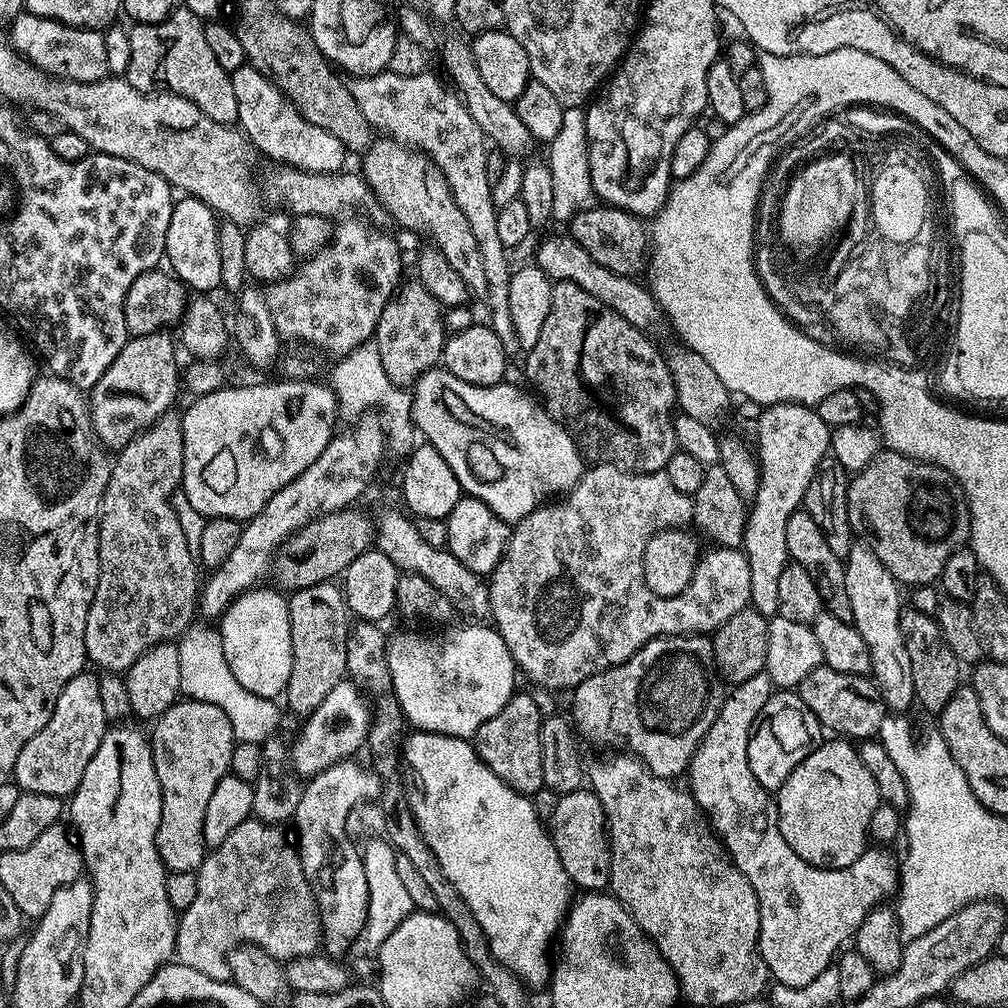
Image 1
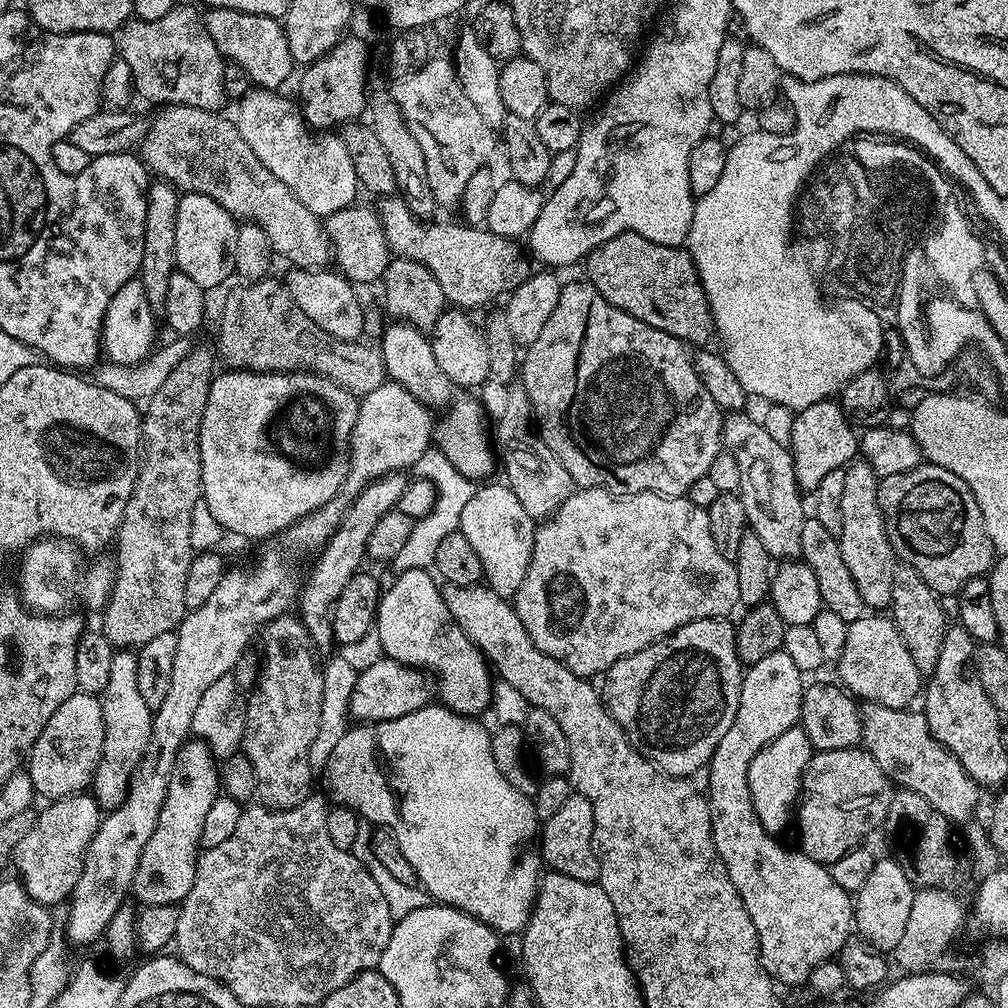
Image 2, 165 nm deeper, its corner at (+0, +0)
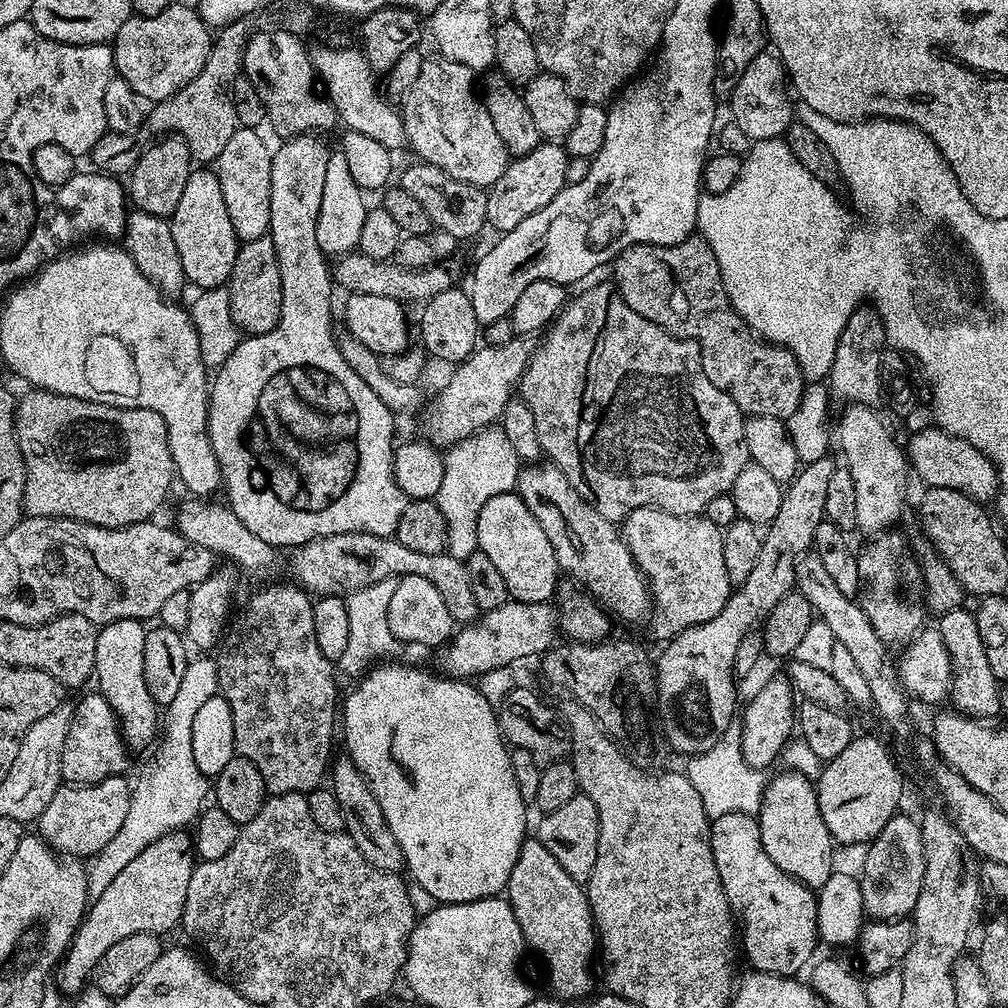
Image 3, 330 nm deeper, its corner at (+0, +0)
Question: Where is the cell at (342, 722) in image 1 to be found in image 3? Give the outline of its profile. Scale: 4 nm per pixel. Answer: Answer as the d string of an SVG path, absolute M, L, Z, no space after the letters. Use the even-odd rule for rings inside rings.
M509 599L507 604L483 613L461 628L464 629L461 632L459 629L447 641L439 671L449 678L468 680L484 676L490 670L515 665L515 660L524 660L527 656L543 657L553 647L552 639L558 636L558 616L551 603L523 604Z

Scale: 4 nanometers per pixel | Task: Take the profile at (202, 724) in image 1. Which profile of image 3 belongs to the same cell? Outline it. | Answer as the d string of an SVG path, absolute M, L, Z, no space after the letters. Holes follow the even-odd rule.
M187 831L168 832L150 842L150 846L146 846L146 850L142 850L134 862L129 862L126 870L122 870L122 874L118 874L118 878L114 878L114 882L89 903L88 911L58 965L59 991L64 994L83 992L96 971L96 963L114 942L122 942L122 938L129 934L165 934L175 924L177 927L184 918L186 889L190 886L193 867L194 840Z

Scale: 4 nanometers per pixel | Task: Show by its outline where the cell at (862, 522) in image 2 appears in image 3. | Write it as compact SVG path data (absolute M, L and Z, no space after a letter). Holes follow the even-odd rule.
M849 404L840 416L840 448L844 451L850 478L854 478L854 507L858 509L857 529L879 534L891 529L904 508L908 496L910 465L903 447L896 445L886 425L880 421L875 407Z

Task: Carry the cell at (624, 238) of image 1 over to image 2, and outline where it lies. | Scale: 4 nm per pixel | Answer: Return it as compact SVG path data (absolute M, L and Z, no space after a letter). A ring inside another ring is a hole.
M623 232L595 248L584 261L584 267L587 281L618 310L626 310L626 314L677 336L688 346L707 345L707 340L714 336L706 290L687 247L662 246L642 238L642 234Z

